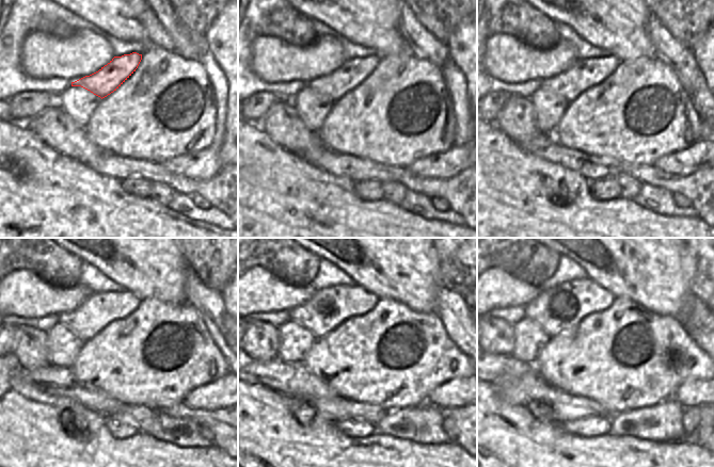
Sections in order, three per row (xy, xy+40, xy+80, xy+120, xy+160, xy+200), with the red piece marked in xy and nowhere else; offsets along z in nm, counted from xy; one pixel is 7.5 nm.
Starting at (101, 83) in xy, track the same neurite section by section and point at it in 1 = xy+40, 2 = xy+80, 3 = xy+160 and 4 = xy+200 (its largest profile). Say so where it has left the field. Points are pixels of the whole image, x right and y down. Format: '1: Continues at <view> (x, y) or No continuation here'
1: Continues at xy+40 (352, 73)
2: Continues at xy+80 (585, 73)
3: Continues at xy+160 (329, 307)
4: Continues at xy+200 (558, 310)

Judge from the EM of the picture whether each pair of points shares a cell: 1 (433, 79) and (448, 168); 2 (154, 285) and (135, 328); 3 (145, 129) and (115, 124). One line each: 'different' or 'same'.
1: different
2: different
3: same

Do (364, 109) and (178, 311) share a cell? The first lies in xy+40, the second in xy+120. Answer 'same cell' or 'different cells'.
same cell

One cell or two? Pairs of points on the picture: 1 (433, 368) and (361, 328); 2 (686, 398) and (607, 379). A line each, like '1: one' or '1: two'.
1: one
2: two

